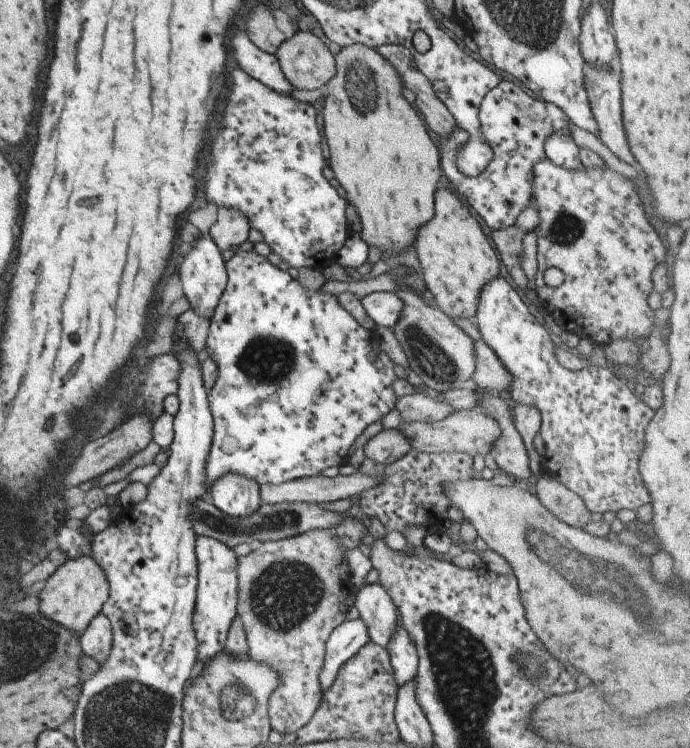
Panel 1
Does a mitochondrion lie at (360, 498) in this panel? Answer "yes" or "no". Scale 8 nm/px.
no

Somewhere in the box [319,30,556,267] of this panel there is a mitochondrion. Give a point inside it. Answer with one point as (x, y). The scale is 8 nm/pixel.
(359, 70)

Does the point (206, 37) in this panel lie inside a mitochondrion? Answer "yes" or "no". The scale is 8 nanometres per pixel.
no

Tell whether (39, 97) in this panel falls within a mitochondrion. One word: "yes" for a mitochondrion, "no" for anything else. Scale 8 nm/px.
no

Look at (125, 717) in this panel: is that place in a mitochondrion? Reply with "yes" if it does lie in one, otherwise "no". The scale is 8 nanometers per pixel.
yes

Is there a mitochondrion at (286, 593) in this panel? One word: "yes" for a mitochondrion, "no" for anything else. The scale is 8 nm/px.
yes

